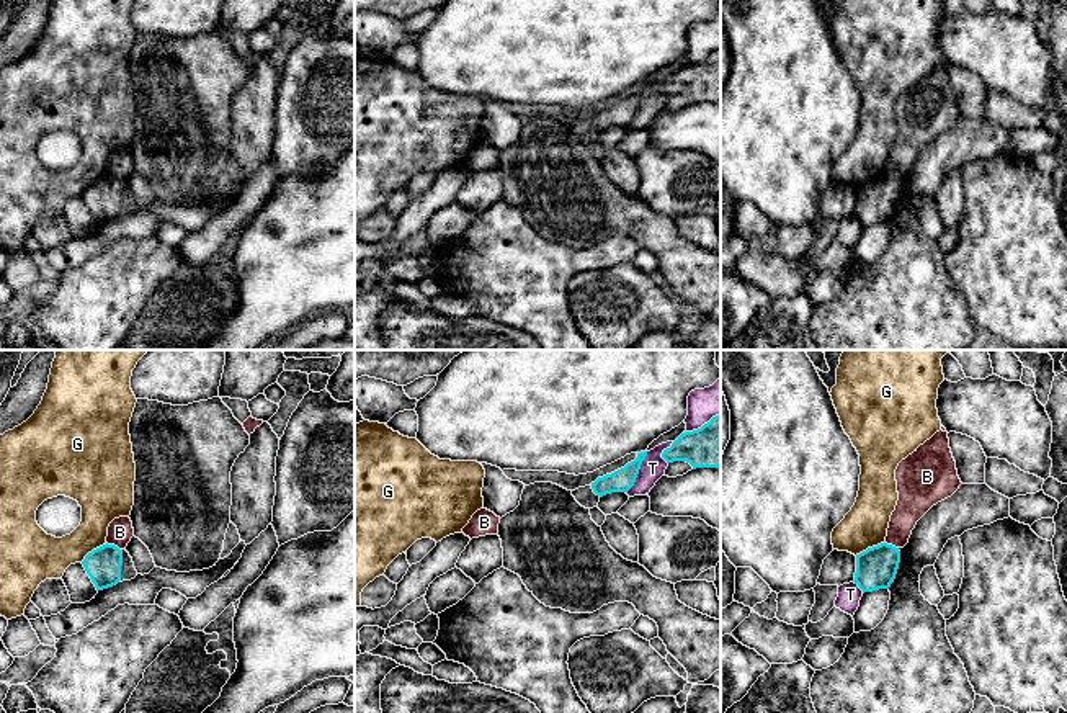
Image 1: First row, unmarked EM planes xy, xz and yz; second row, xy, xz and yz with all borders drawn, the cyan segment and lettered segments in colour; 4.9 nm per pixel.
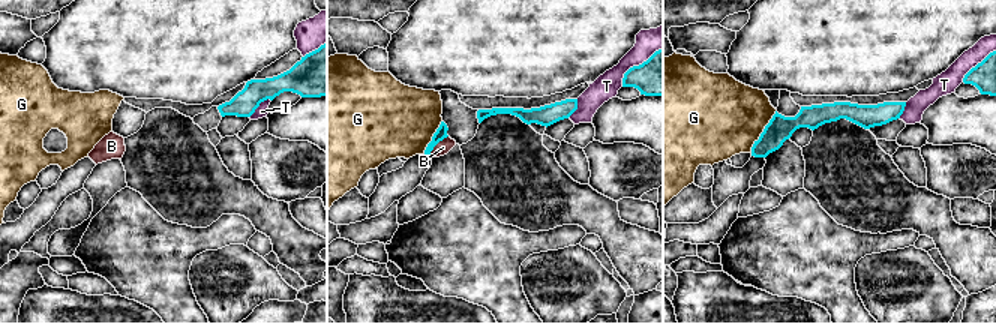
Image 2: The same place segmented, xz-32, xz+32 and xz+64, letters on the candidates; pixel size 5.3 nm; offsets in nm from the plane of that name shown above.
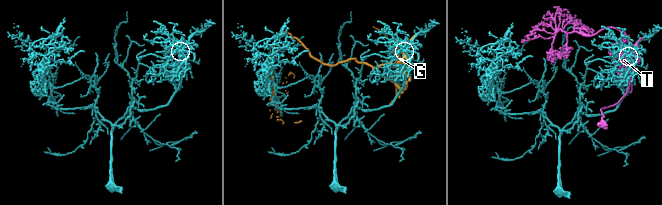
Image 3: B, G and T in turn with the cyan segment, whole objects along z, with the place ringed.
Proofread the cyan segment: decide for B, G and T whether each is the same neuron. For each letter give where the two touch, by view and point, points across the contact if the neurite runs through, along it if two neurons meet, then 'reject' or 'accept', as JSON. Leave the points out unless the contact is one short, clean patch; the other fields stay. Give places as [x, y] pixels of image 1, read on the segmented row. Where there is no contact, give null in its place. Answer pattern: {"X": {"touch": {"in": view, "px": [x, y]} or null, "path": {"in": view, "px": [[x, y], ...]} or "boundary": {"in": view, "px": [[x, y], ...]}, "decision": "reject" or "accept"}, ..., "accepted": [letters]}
{"B": {"touch": {"in": "xy", "px": [113, 545]}, "boundary": {"in": "xy", "px": [[107, 542], [121, 550]]}, "decision": "reject"}, "G": {"touch": {"in": "yz", "px": [870, 548]}, "boundary": {"in": "yz", "px": [[884, 542], [855, 555]]}, "decision": "reject"}, "T": {"touch": {"in": "xz", "px": [638, 473]}, "decision": "reject"}, "accepted": []}

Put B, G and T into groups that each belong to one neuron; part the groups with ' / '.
B / G / T

